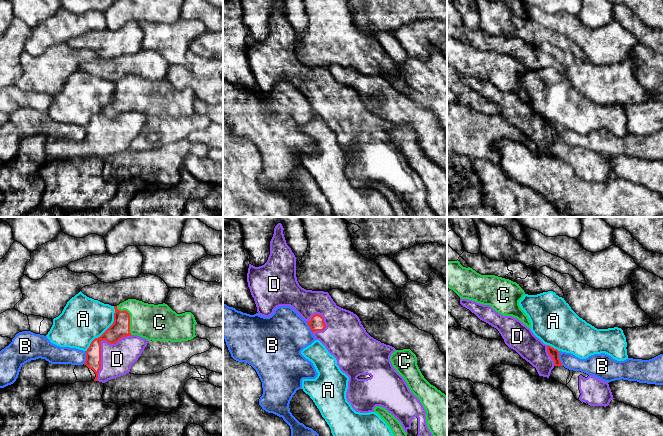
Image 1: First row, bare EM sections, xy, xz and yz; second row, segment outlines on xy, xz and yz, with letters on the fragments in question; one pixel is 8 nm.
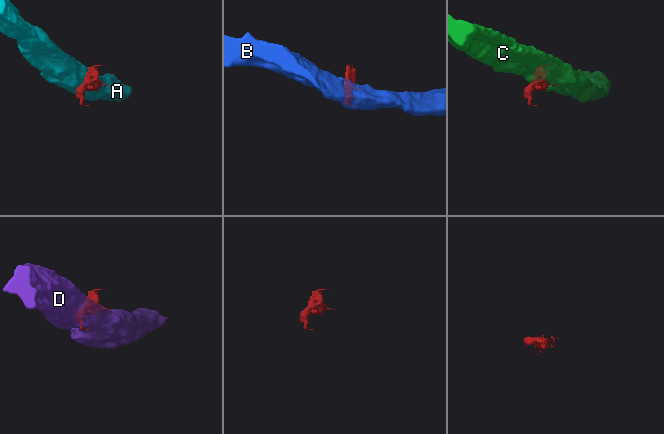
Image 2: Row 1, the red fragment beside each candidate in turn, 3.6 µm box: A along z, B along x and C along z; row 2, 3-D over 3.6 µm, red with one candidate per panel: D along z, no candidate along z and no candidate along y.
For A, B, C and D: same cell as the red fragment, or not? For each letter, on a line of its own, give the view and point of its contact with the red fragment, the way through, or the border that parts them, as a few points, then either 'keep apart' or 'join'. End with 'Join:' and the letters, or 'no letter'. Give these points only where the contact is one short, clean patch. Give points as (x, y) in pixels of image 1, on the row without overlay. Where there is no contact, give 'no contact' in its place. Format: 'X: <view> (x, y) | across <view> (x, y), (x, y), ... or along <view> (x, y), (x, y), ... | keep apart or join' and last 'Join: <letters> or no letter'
A: xy (106, 106) | keep apart
B: yz (558, 134) | along yz (558, 127), (558, 133), (563, 141) | keep apart
C: xy (129, 94) | keep apart
D: xy (100, 121) | join
Join: D

